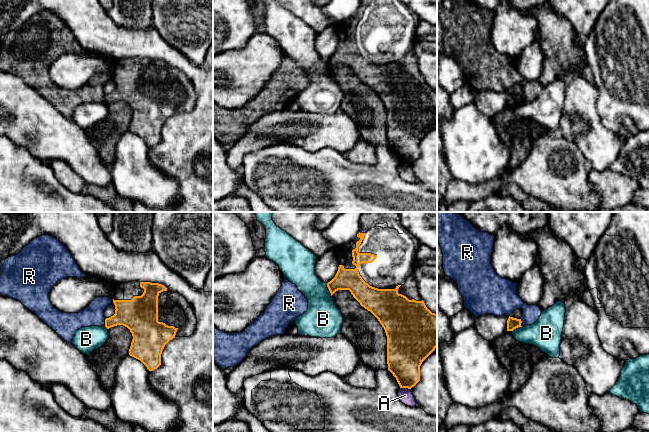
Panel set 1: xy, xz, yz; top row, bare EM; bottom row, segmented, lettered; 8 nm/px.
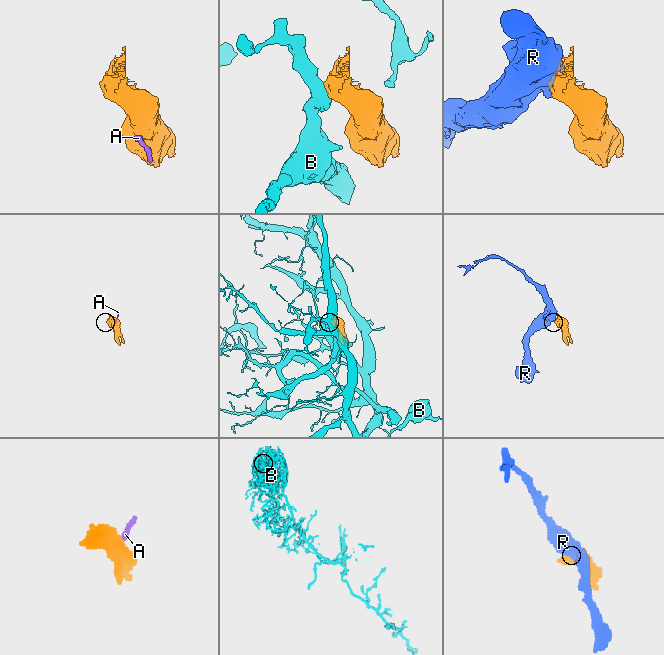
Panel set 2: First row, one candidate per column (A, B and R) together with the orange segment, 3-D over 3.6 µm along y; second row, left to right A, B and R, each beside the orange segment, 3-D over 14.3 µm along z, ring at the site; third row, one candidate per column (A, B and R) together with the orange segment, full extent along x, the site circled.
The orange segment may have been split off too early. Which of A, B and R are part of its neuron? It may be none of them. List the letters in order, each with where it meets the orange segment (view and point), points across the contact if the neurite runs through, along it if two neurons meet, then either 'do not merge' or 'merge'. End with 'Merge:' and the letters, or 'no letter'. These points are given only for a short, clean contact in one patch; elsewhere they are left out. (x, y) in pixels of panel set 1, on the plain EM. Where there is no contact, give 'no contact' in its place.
A: xz (405, 163) | along xz (400, 163), (410, 165) | do not merge
B: xz (329, 66) | along xz (326, 59), (331, 72) | do not merge
R: yz (521, 98) | along yz (520, 94), (522, 102) | do not merge
Merge: no letter

